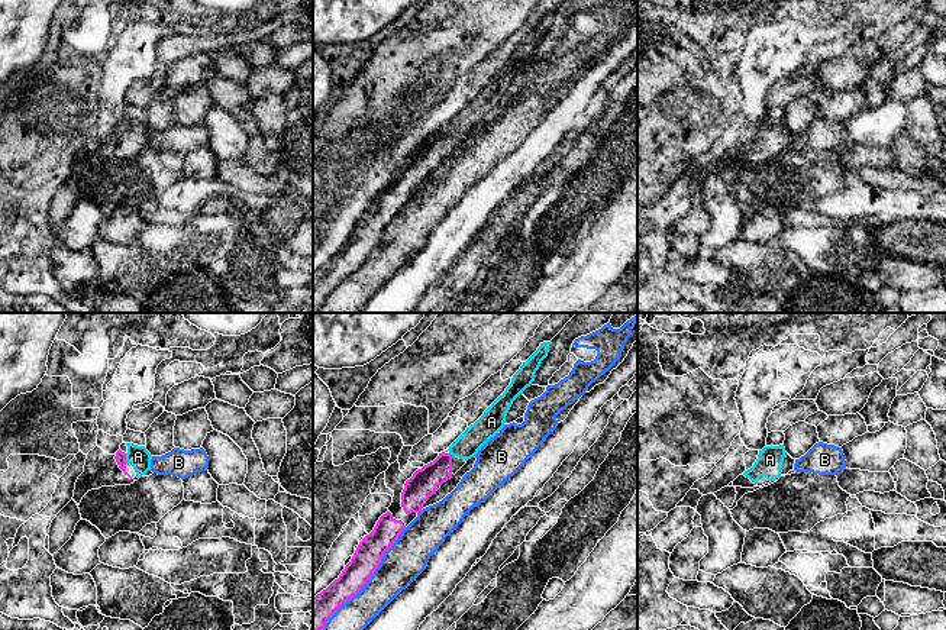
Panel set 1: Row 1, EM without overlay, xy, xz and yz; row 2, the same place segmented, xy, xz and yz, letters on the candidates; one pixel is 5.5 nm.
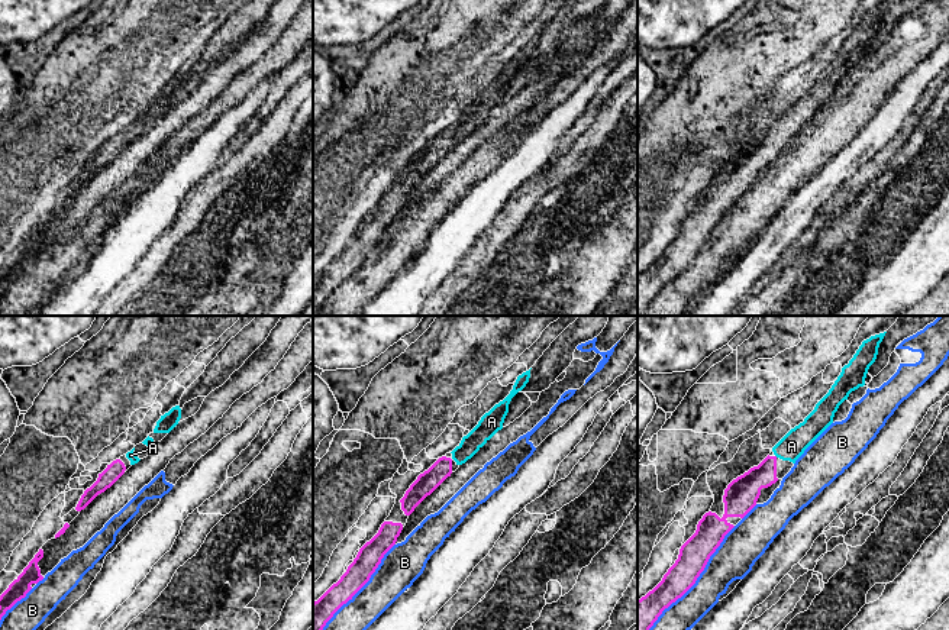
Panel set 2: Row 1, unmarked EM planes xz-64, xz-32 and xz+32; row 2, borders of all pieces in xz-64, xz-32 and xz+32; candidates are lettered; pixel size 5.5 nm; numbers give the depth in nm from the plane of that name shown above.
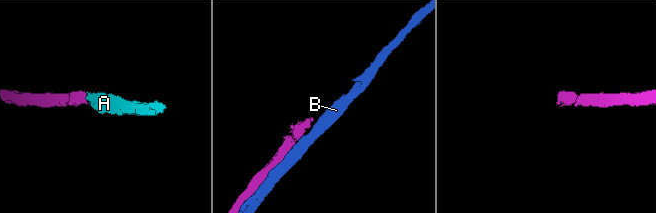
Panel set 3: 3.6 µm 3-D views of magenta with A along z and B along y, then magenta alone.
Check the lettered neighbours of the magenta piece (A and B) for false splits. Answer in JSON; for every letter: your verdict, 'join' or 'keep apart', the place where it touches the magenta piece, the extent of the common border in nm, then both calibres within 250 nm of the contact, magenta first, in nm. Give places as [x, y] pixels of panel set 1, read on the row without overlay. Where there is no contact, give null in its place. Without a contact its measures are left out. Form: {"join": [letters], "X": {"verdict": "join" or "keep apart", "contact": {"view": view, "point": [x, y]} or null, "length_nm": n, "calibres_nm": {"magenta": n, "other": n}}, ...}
{"join": ["A"], "A": {"verdict": "join", "contact": {"view": "xy", "point": [125, 133]}, "length_nm": 60, "calibres_nm": {"magenta": 60, "other": 120}}, "B": {"verdict": "keep apart", "contact": {"view": "xz", "point": [365, 259]}, "length_nm": 800, "calibres_nm": {"magenta": 160, "other": 220}}}

